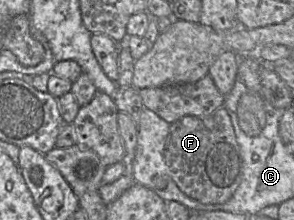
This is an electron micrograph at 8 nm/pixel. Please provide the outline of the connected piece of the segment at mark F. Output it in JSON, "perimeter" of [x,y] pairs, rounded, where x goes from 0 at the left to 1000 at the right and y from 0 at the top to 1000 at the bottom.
{"perimeter":[[[752,486],[707,527],[629,527],[578,564],[558,727],[578,805],[636,891],[690,927],[759,927],[820,827],[827,723],[782,523]]]}

